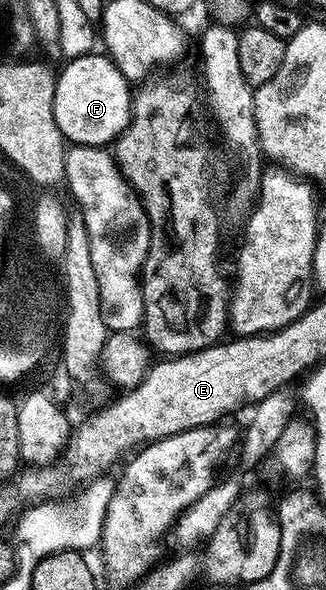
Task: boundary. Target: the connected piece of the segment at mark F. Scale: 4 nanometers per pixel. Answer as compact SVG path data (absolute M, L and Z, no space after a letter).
M91 51L82 57L71 58L68 66L59 70L56 78L56 90L54 91L54 119L62 131L62 135L72 145L94 145L97 147L108 147L115 142L116 138L128 128L132 122L132 102L134 100L133 90L130 83L122 75L122 71L113 63L111 57L99 55Z

